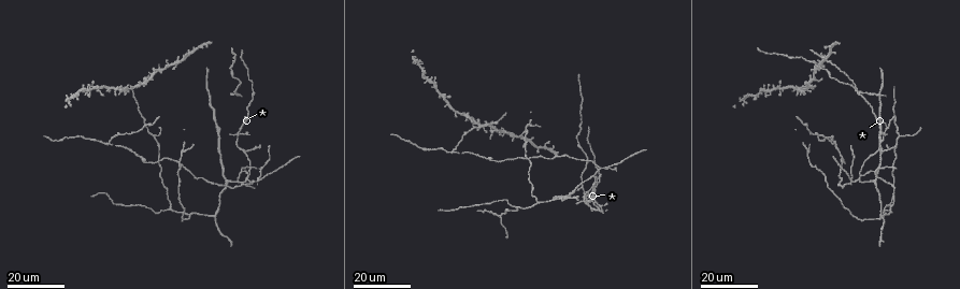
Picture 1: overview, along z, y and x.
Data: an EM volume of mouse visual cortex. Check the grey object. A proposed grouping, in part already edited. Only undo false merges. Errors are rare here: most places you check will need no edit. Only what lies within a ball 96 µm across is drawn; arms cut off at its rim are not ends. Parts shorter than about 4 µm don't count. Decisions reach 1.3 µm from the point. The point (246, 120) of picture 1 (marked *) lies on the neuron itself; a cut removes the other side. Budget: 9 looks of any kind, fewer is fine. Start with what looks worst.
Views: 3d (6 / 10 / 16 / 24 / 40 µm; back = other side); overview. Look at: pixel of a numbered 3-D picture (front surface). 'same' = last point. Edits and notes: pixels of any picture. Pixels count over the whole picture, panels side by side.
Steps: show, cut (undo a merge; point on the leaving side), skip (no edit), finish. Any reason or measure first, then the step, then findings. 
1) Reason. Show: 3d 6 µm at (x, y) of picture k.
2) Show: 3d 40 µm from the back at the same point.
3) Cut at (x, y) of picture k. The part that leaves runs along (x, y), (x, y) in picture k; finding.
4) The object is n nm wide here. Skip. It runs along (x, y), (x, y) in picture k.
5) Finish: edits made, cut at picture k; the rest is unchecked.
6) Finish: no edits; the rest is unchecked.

Looks like a crossing. Show: 3d 16 µm at (237, 134) of picture 1.

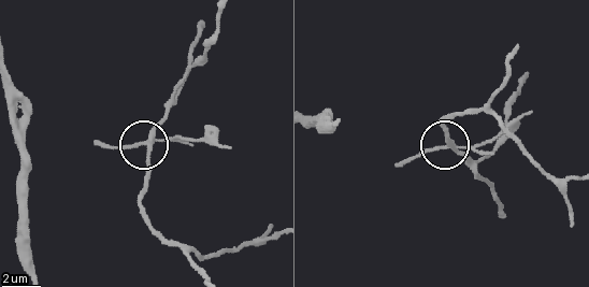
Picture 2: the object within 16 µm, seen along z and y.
Show: 3d 6 µm at (152, 140) of picture 2.

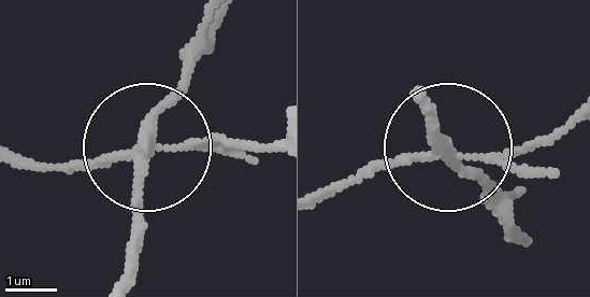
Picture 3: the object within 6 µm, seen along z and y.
Cut at (70, 173) of picture 3. The part that leaves runs along (142, 151), (278, 151) in picture 3; a second neuron is stuck on.

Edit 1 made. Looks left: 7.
Side arm on a straight run. Show: 3d 24 µm at (104, 142) of picture 1.

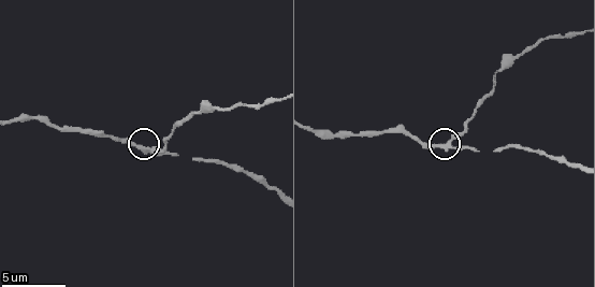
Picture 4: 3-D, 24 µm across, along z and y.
Show: 3d 10 µm at (146, 148) of picture 4.

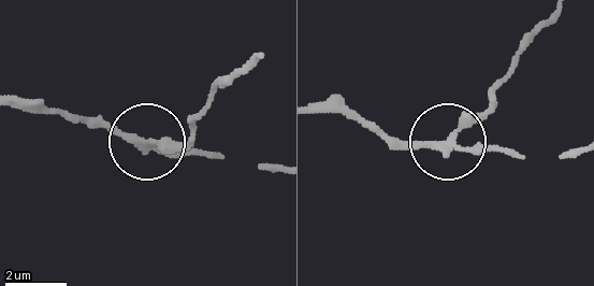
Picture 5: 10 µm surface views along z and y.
3 arms meet here. Cut at (192, 130) of picture 5. The part that leaves runs along (460, 128), (488, 104), (521, 43), (549, 12) in picture 5; two neurons meet here.

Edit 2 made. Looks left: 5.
A fork. Show: 3d 16 µm at (250, 174) of picture 1.

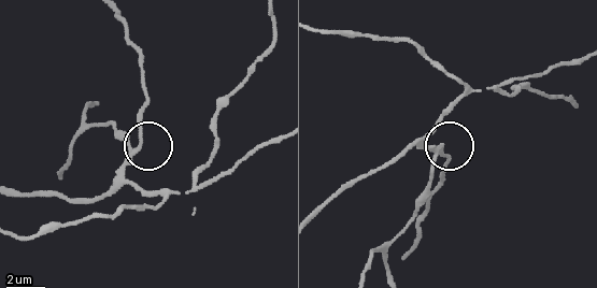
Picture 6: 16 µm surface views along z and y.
Show: 3d 10 µm at (132, 149) of picture 6.

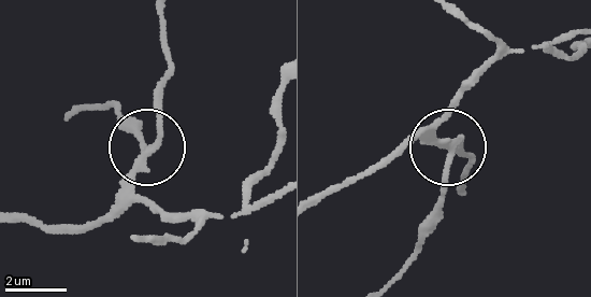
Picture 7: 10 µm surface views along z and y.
From behind. Show: 3d 10 µm from the back at (446, 155) of picture 7.

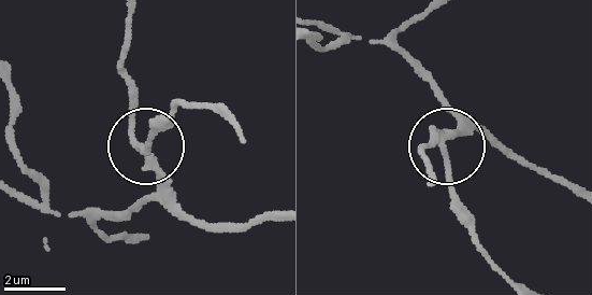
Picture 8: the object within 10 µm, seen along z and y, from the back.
3 arms meet here. Skip. It runs along (432, 181), (424, 160), (432, 132), (448, 155), (456, 214) in picture 8; one neuron here.

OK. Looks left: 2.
Two arms in line, one across. Show: 3d 16 µm at (241, 150) of picture 1.

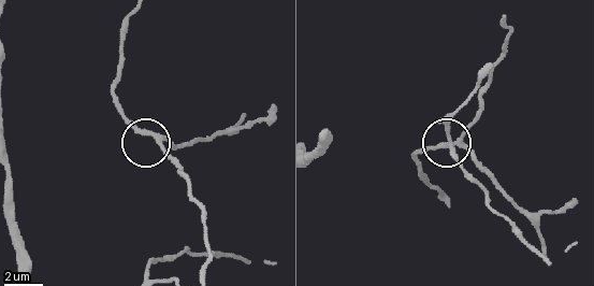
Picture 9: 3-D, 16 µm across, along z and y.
Show: 3d 6 µm at (462, 138) of picture 9.

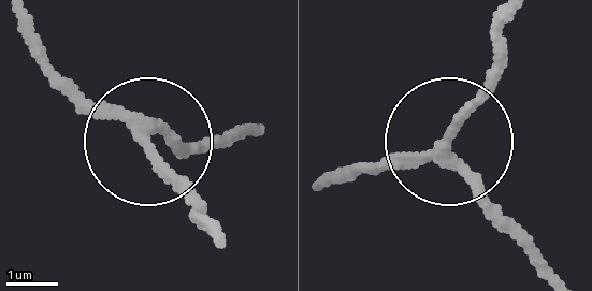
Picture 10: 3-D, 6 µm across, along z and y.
The object is 200 nm wide here. Skip. All the same neuron.

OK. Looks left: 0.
Finish: edits made, cut at picture 3, cut at picture 5; the rest is unchecked.

